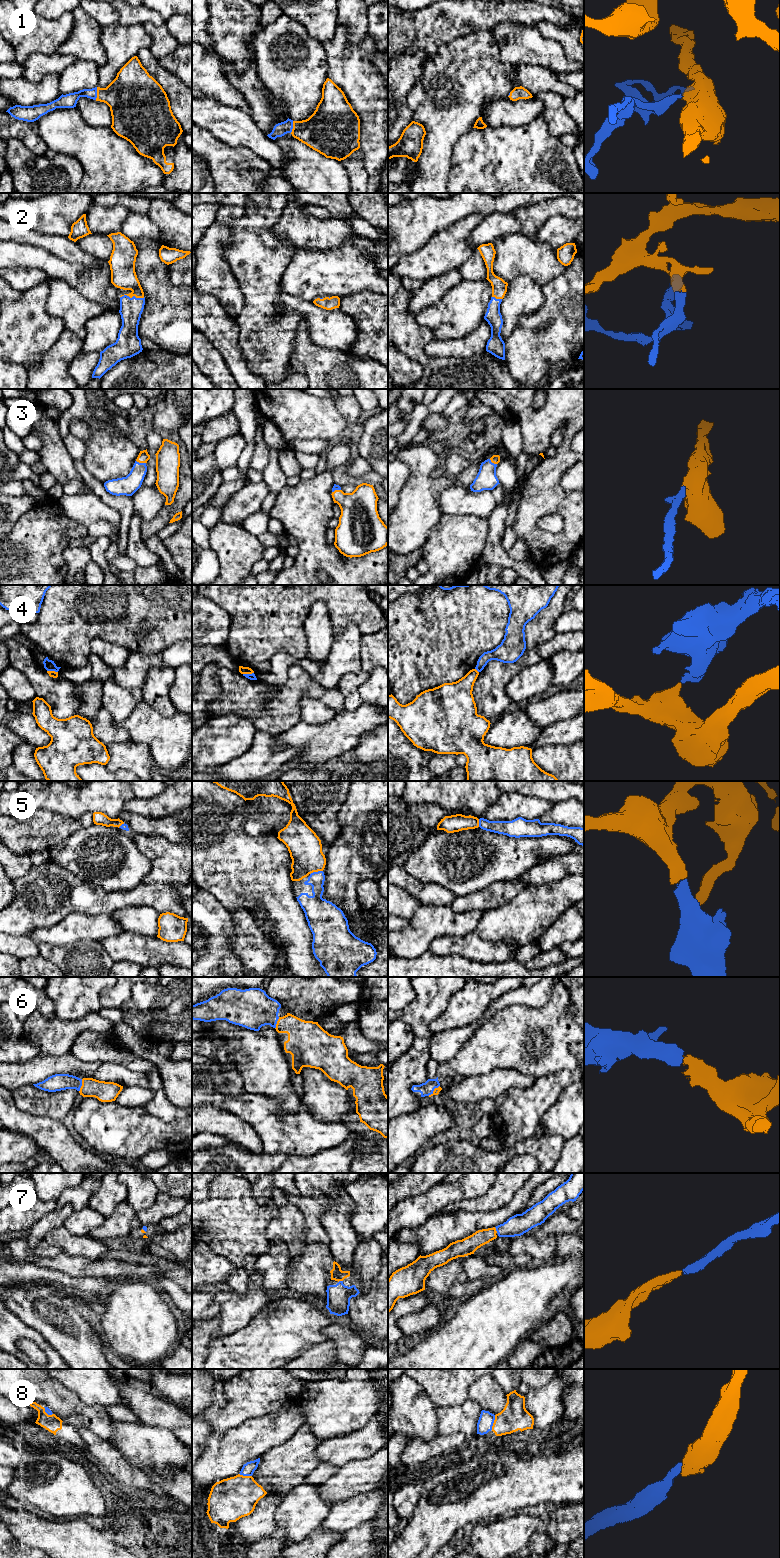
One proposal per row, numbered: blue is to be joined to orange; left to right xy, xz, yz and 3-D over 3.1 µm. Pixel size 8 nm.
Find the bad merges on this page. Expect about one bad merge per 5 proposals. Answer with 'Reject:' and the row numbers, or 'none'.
Reject: 4

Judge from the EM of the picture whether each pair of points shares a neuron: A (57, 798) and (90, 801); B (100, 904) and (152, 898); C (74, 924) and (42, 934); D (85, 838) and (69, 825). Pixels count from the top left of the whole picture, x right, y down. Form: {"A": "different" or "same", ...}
{"A": "same", "B": "same", "C": "same", "D": "different"}

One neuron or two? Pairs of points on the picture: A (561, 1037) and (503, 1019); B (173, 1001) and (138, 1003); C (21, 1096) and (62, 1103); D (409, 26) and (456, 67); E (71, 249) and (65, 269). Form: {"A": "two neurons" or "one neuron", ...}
{"A": "one neuron", "B": "one neuron", "C": "one neuron", "D": "two neurons", "E": "two neurons"}

